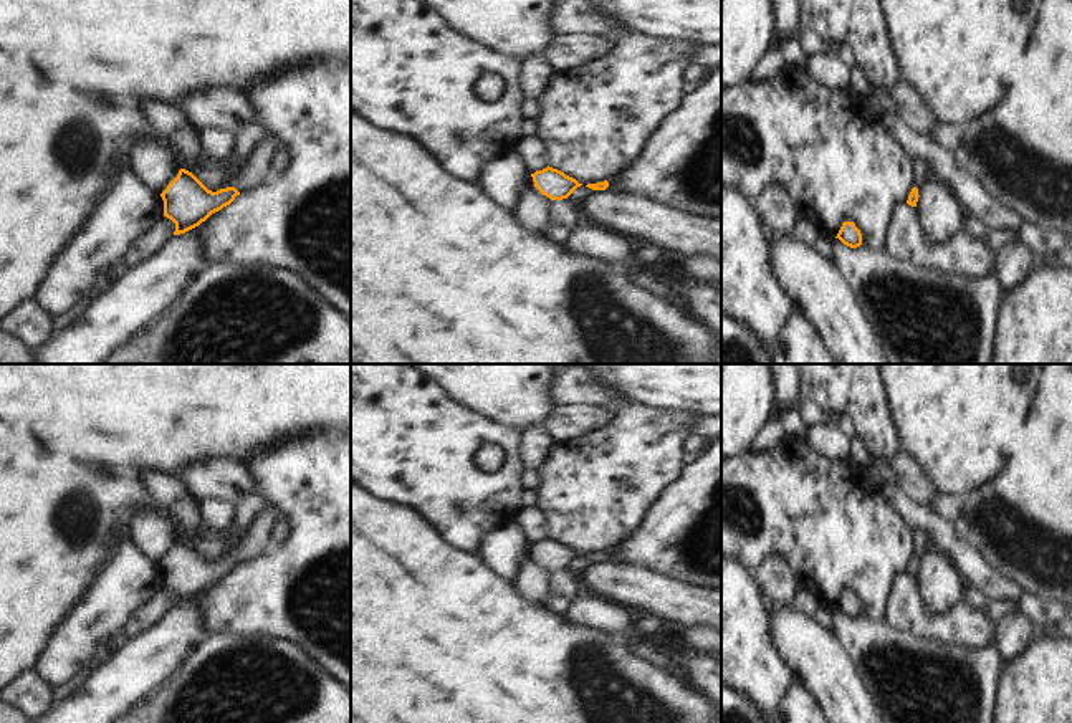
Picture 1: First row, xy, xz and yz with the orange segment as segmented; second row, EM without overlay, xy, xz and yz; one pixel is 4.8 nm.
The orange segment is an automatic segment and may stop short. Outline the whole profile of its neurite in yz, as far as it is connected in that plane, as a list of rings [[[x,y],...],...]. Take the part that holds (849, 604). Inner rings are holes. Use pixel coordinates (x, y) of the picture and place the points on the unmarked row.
[[[844,592],[835,609],[850,619],[862,615],[862,604],[854,592]]]

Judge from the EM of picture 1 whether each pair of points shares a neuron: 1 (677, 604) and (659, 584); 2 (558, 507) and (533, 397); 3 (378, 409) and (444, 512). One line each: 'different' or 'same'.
1: same
2: different
3: same

